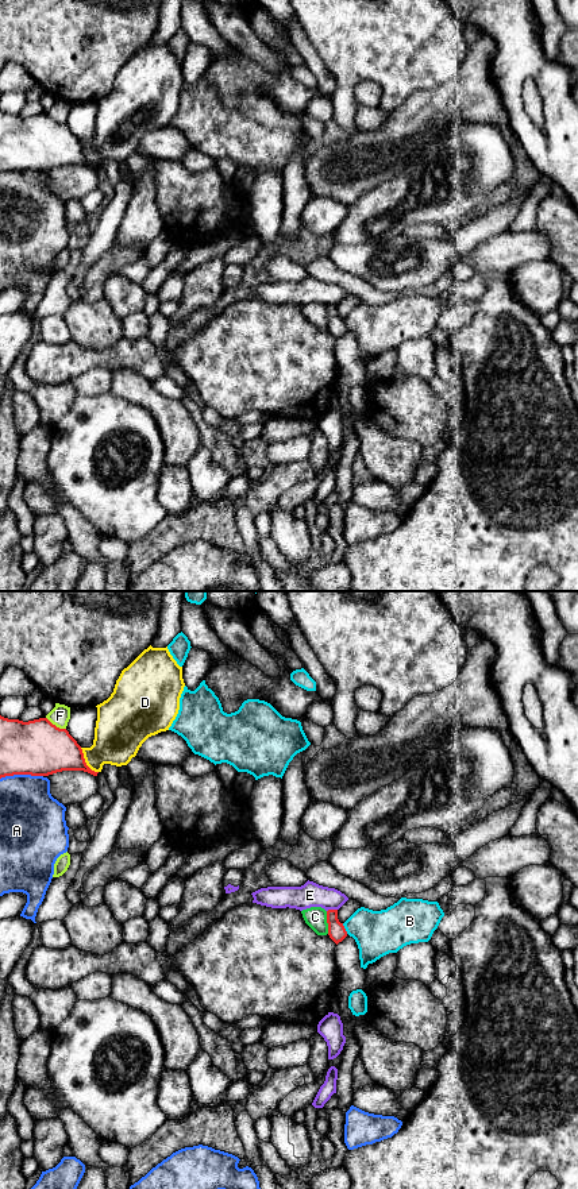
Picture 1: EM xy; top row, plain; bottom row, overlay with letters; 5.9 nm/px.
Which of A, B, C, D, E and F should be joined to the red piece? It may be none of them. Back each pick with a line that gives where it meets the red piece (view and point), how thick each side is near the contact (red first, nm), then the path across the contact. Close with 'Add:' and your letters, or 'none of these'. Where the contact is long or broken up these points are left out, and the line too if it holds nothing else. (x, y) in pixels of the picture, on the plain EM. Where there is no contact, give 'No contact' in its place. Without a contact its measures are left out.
Add: none of these

